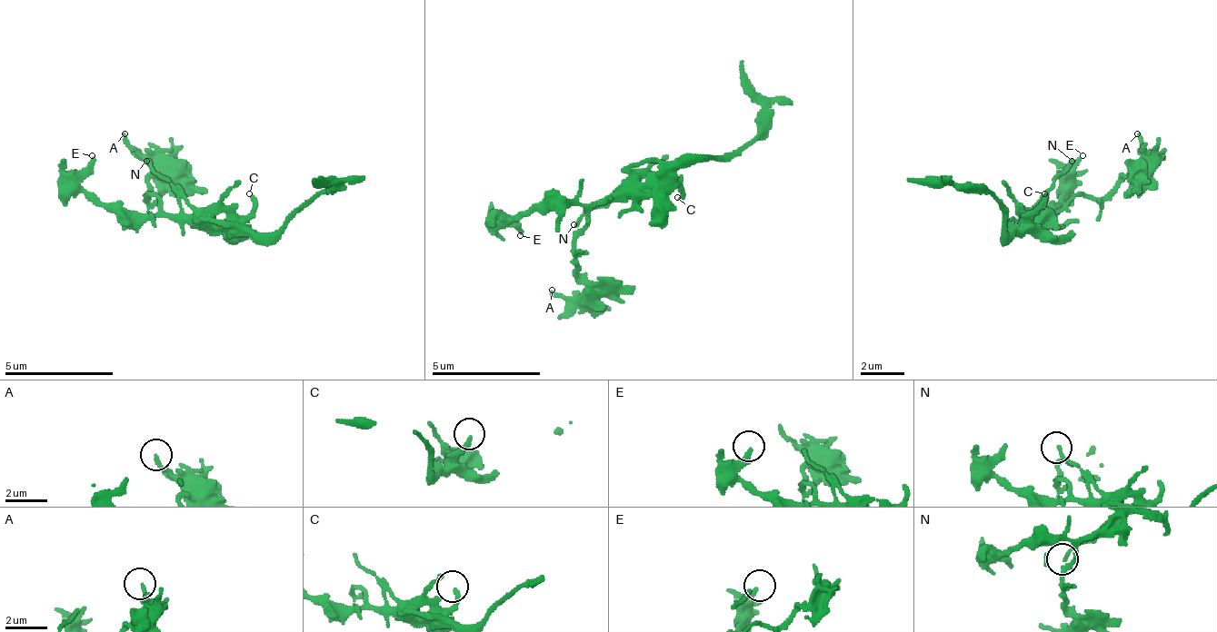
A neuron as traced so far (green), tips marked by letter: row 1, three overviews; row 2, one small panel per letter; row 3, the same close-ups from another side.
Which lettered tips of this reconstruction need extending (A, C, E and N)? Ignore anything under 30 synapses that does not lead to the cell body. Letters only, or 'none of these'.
none of these

